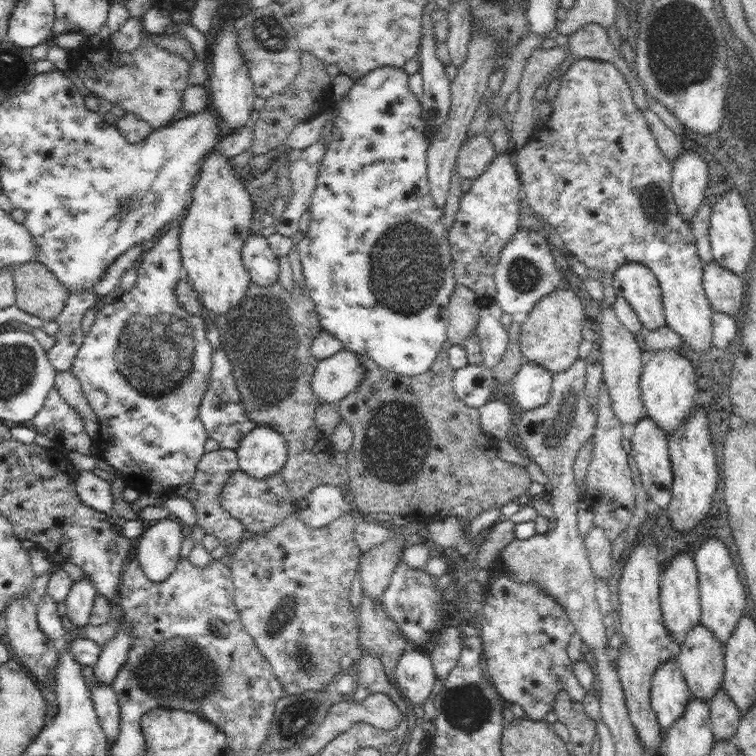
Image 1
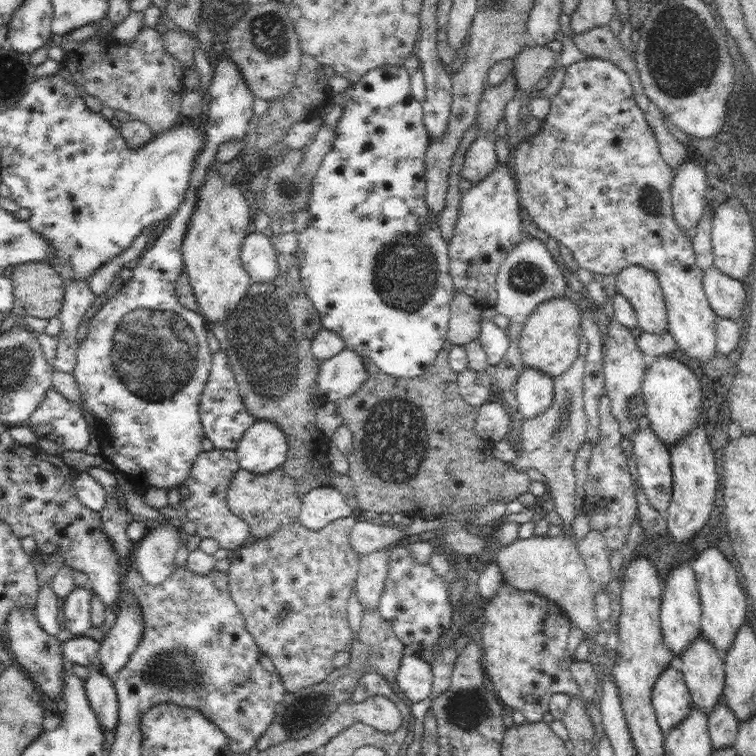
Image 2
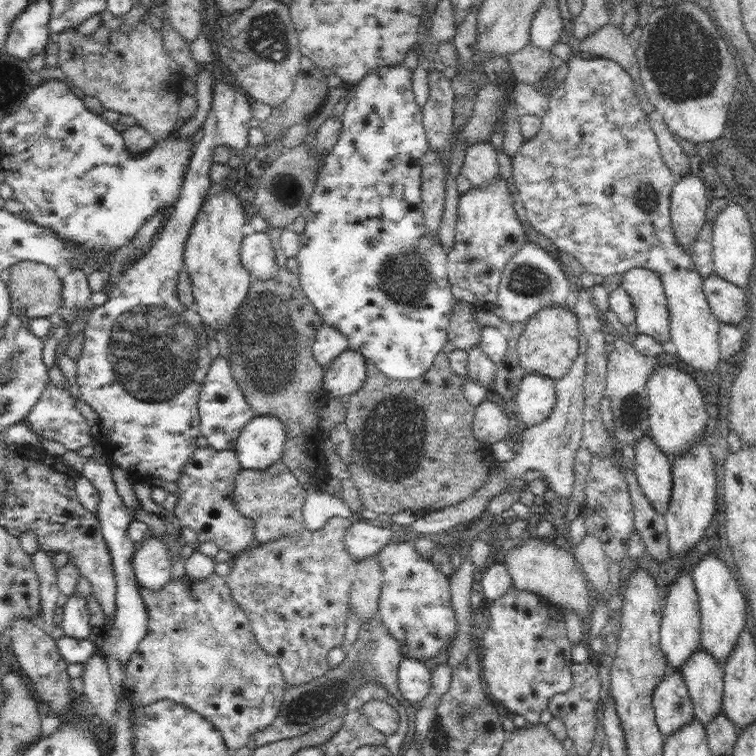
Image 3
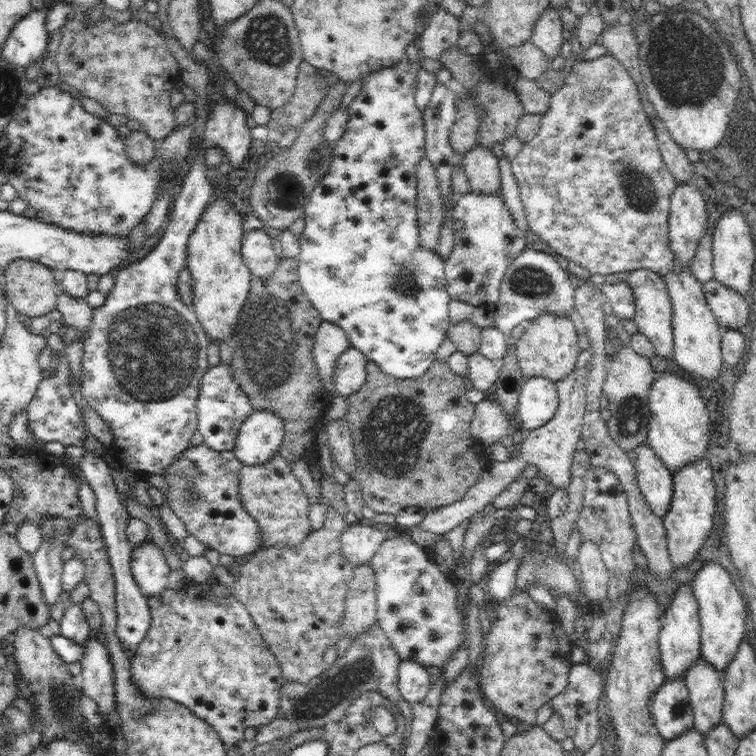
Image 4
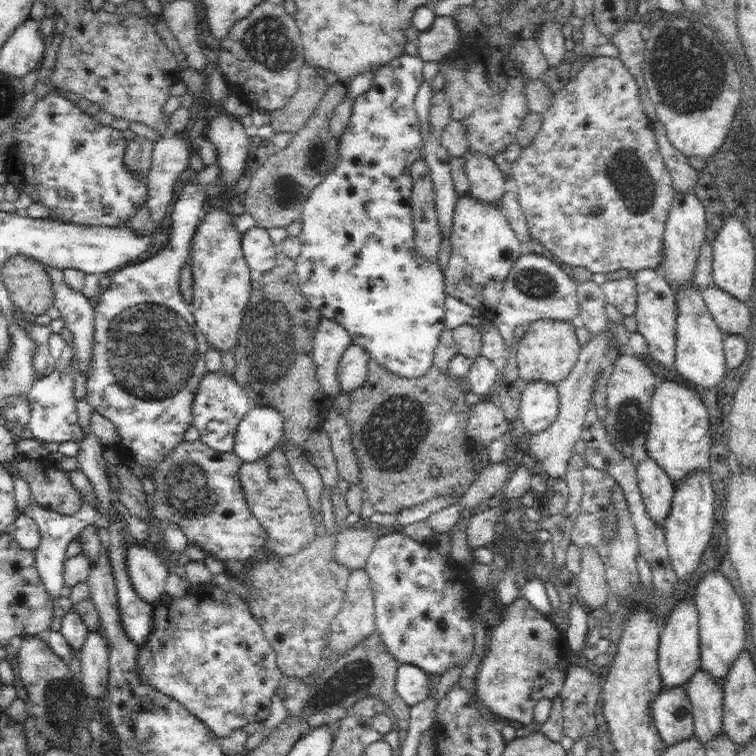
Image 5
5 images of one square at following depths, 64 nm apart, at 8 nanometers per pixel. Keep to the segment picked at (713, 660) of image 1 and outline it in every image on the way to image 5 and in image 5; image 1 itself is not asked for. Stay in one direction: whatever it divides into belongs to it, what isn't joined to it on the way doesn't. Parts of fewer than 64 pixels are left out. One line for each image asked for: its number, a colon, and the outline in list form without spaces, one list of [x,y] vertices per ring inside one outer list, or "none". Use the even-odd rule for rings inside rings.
2: [[[699,632],[699,636],[695,636],[695,640],[689,644],[689,648],[685,648],[685,652],[679,654],[679,658],[681,674],[691,702],[705,714],[709,714],[719,698],[723,698],[723,656],[717,652],[713,642],[705,638],[703,632]]]
3: [[[699,646],[689,660],[679,666],[679,672],[693,702],[693,716],[707,726],[723,706],[723,664],[719,664],[713,654]]]
4: [[[699,656],[695,664],[691,664],[683,672],[681,678],[689,692],[695,728],[701,734],[707,734],[723,718],[721,672],[713,664],[709,664],[703,656]]]
5: [[[703,666],[685,684],[693,712],[693,732],[705,744],[723,730],[723,692],[721,682]]]

